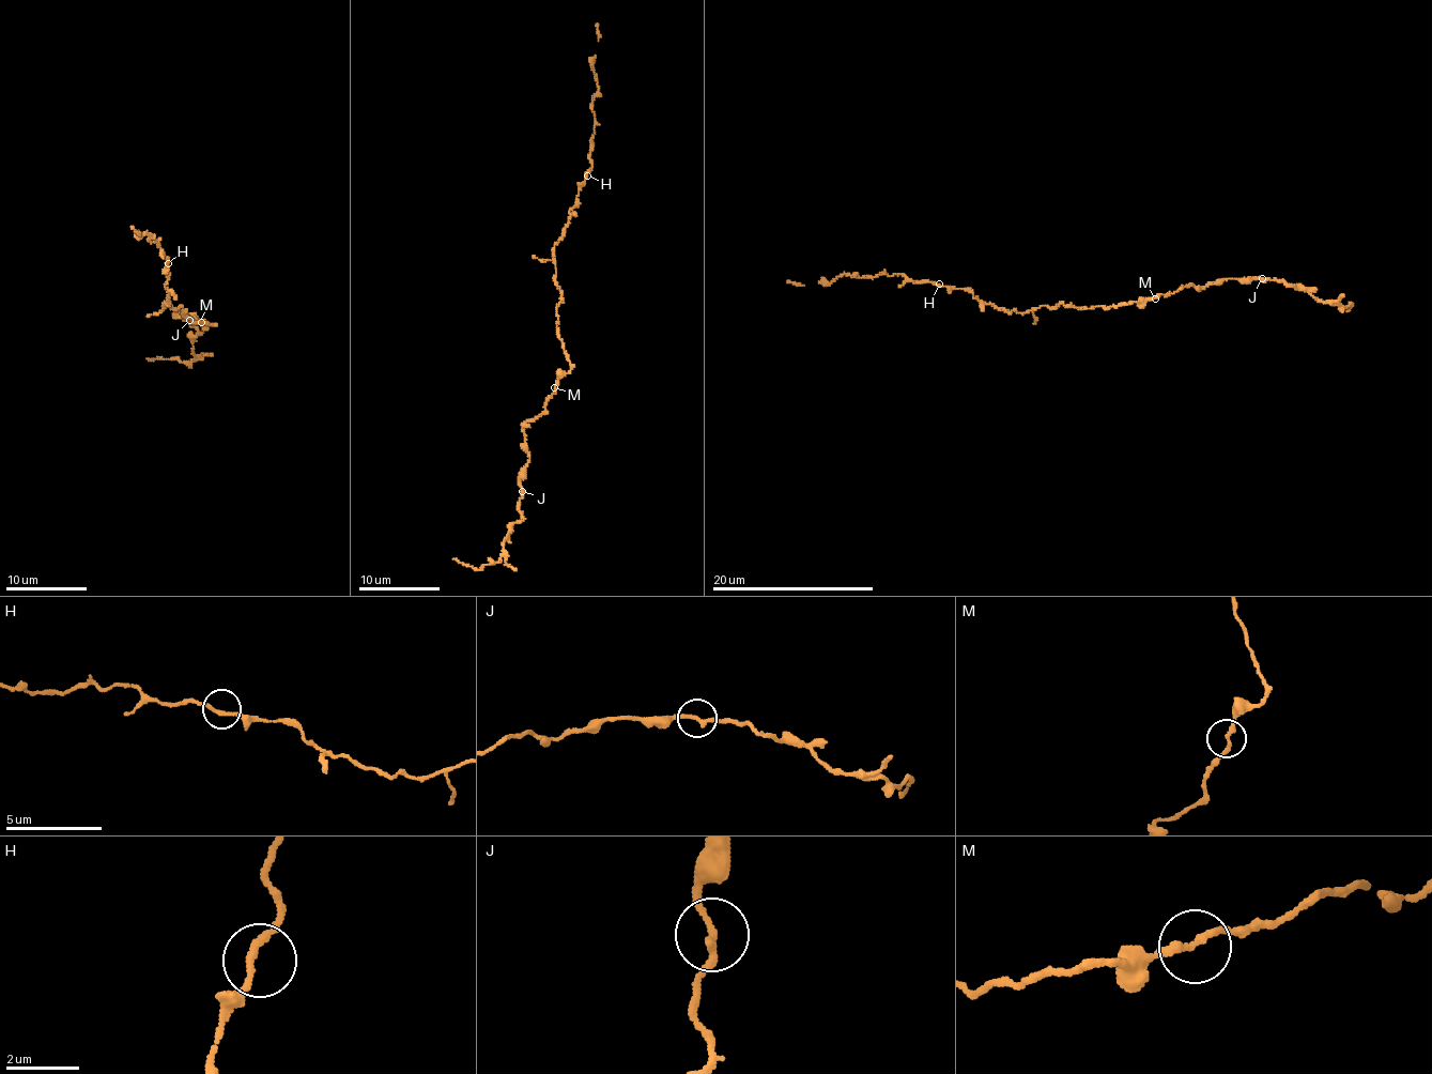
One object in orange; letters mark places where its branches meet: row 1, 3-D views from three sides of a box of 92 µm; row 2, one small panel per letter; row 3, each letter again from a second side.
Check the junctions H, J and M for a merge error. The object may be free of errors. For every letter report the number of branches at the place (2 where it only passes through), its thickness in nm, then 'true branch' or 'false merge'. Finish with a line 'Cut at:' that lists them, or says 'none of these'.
H: branches 2; calibre 200 nm; true branch
J: branches 2; calibre 200 nm; false merge
M: branches 2; calibre 200 nm; true branch
Cut at: J

